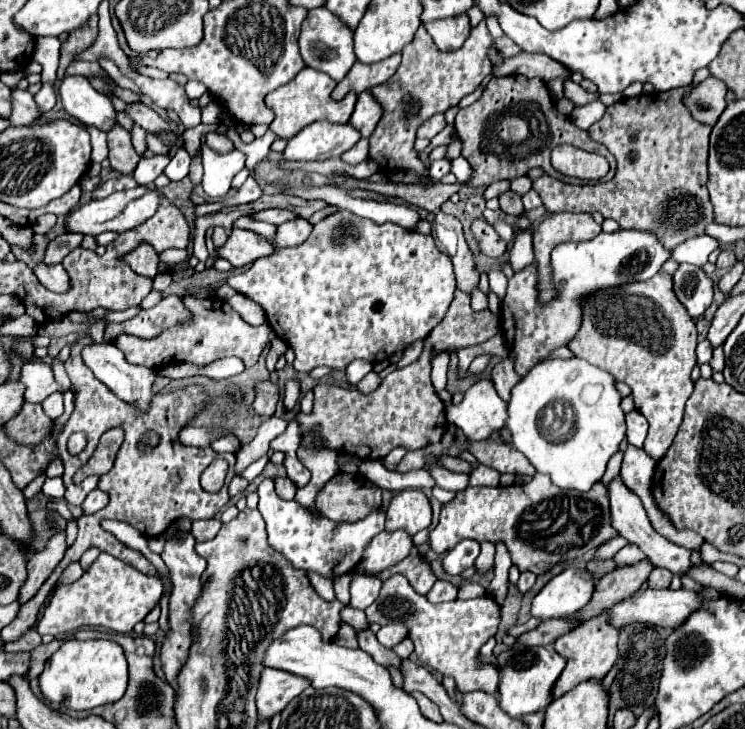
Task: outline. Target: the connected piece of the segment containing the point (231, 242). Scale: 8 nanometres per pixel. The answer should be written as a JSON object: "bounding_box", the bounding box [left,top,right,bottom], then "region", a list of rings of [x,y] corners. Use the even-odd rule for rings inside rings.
{"bounding_box":[219,228,273,266],"region":[[[233,228],[227,242],[219,248],[219,256],[229,260],[233,266],[251,264],[253,260],[261,256],[269,256],[271,252],[273,246],[267,238],[241,228]]]}

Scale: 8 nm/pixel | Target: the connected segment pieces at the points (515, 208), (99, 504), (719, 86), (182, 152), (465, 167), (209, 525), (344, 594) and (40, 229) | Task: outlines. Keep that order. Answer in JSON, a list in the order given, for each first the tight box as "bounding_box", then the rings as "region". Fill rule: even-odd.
[{"bounding_box":[499,190,523,214],"region":[[[507,190],[499,196],[501,202],[501,210],[507,214],[523,214],[523,204],[521,204],[521,196],[515,194],[513,190]]]},{"bounding_box":[81,488,109,514],"region":[[[95,488],[95,490],[91,490],[91,492],[87,494],[87,498],[85,498],[85,502],[83,502],[81,508],[83,508],[85,514],[93,514],[93,512],[101,510],[101,508],[107,504],[107,498],[109,498],[107,492]]]},{"bounding_box":[683,76,727,126],"region":[[[709,76],[685,92],[683,104],[689,108],[695,120],[713,126],[721,112],[725,110],[725,94],[727,94],[725,82]]]},{"bounding_box":[165,148,191,180],"region":[[[179,148],[175,152],[175,156],[171,158],[169,166],[165,168],[165,174],[169,180],[183,180],[187,174],[189,174],[189,162],[191,162],[191,156],[185,148]]]},{"bounding_box":[451,156,473,183],"region":[[[459,156],[455,160],[451,161],[451,163],[451,172],[456,176],[457,182],[466,183],[471,179],[473,175],[473,169],[465,158]]]},{"bounding_box":[191,518,221,542],"region":[[[211,518],[211,520],[197,520],[191,524],[191,534],[195,536],[197,542],[203,540],[211,540],[221,528],[221,520],[219,518]]]},{"bounding_box":[333,574,351,605],"region":[[[345,574],[333,580],[333,588],[336,598],[344,605],[349,604],[350,601],[350,582],[351,574]]]},{"bounding_box":[33,214,57,234],"region":[[[43,214],[43,216],[37,218],[33,230],[35,230],[37,234],[47,234],[47,232],[55,226],[55,222],[57,222],[57,216],[55,216],[55,214]]]}]

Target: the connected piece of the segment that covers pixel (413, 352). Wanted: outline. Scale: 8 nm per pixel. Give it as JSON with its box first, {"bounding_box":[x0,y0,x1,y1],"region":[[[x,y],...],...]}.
{"bounding_box":[397,340,423,369],"region":[[[417,340],[417,342],[413,342],[407,350],[405,350],[405,354],[403,354],[403,358],[397,362],[397,368],[401,369],[403,366],[407,366],[409,362],[413,362],[419,354],[421,354],[421,350],[423,350],[423,340]]]}

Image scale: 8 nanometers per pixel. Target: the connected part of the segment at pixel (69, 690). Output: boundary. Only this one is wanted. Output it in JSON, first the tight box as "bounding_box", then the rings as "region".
{"bounding_box":[39,640,127,710],"region":[[[63,640],[61,648],[51,656],[51,662],[39,676],[41,694],[55,704],[71,710],[91,710],[115,702],[125,694],[127,660],[123,648],[111,640]]]}

